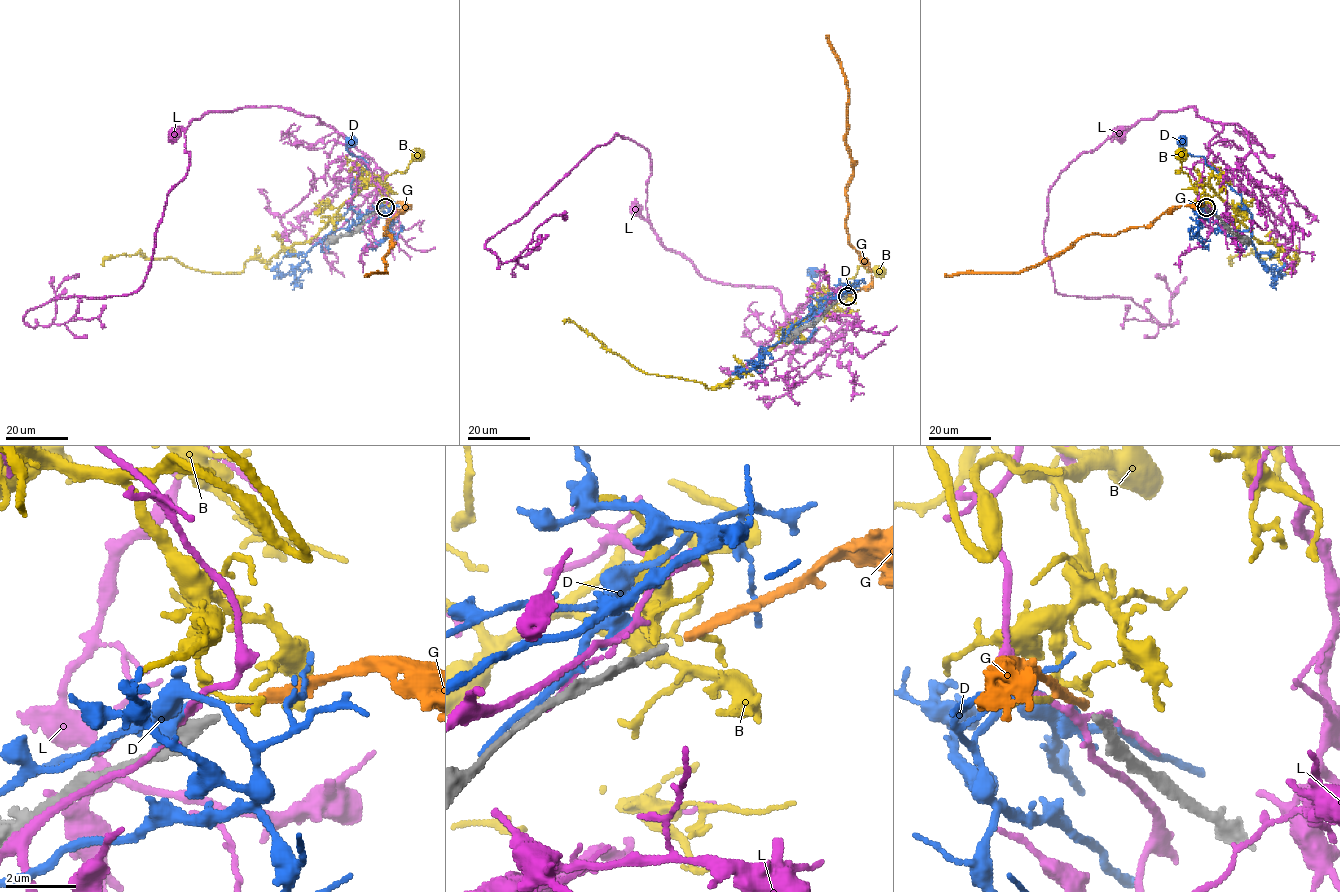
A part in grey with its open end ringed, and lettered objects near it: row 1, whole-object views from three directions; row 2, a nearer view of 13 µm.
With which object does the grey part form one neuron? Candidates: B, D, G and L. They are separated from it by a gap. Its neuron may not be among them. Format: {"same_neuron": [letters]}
{"same_neuron": ["G"]}

